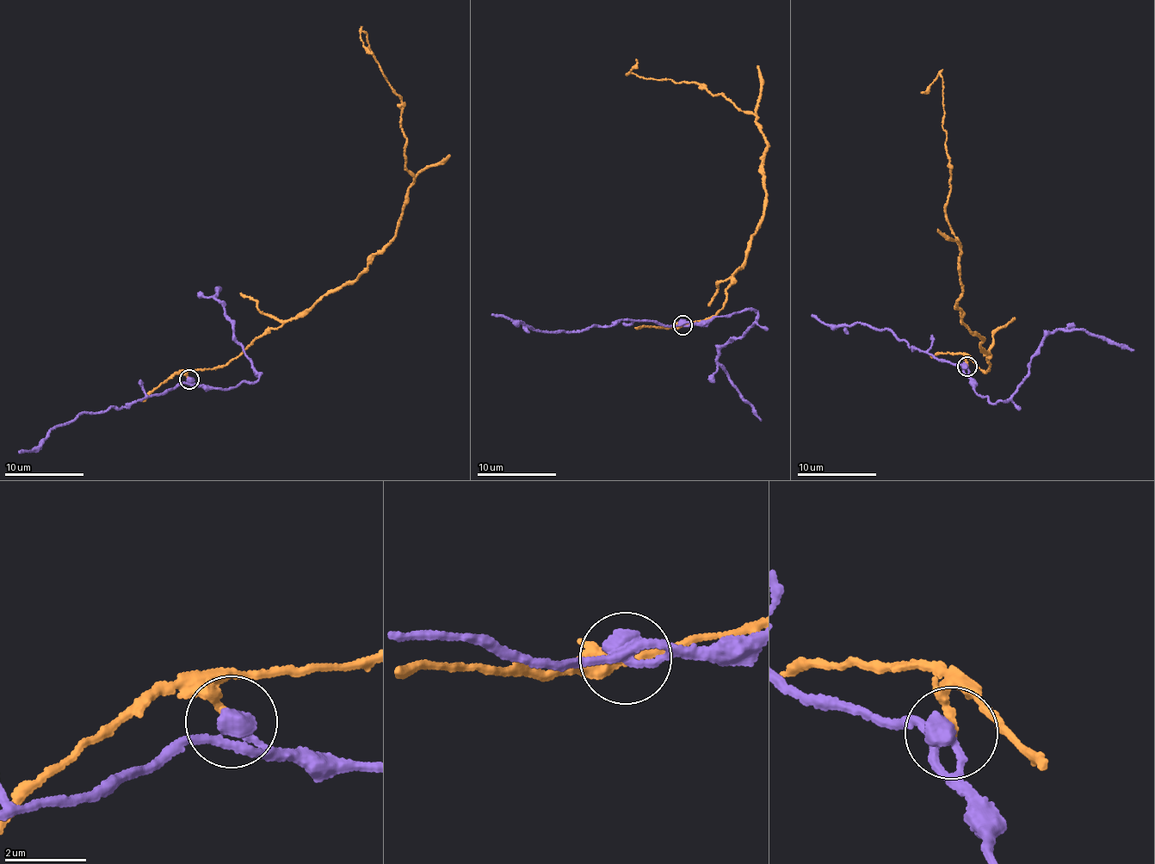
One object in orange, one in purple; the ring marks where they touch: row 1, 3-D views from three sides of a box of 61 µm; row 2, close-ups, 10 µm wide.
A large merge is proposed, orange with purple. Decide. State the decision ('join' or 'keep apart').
keep apart

